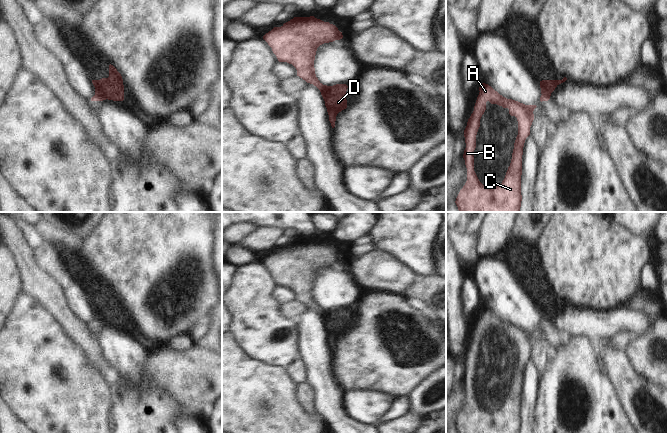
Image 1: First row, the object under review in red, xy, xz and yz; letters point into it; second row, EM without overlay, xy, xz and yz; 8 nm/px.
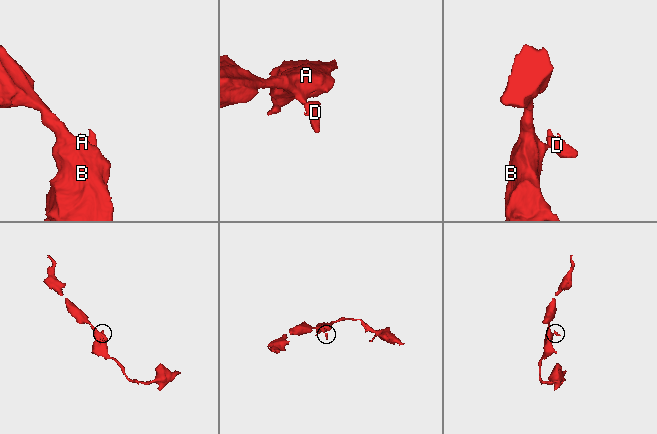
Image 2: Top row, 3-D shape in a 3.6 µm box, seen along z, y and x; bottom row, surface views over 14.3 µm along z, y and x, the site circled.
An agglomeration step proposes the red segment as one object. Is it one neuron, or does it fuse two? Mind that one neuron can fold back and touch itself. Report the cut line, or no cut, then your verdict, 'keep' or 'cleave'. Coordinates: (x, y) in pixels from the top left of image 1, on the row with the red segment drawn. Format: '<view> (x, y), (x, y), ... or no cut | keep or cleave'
xz (322, 84), (318, 88) | cleave

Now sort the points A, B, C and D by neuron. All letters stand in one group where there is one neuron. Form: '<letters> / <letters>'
A B C / D

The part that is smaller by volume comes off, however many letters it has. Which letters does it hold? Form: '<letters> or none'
D

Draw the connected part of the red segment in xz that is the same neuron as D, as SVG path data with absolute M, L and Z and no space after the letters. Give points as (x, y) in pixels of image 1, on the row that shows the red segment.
M336 84L333 86L322 85L319 88L332 128L335 127L337 114L347 108L346 91L348 87L346 84Z

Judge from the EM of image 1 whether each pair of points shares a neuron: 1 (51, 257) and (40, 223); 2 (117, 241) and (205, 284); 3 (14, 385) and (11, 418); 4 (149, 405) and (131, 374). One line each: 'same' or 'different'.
1: same
2: same
3: different
4: same

